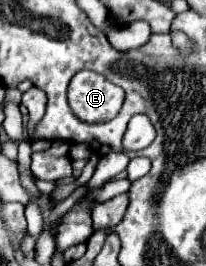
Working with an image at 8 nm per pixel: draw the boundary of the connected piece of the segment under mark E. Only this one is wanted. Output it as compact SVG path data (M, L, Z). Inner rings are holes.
M81 70L69 84L69 106L83 122L107 122L123 104L125 92L93 70Z

